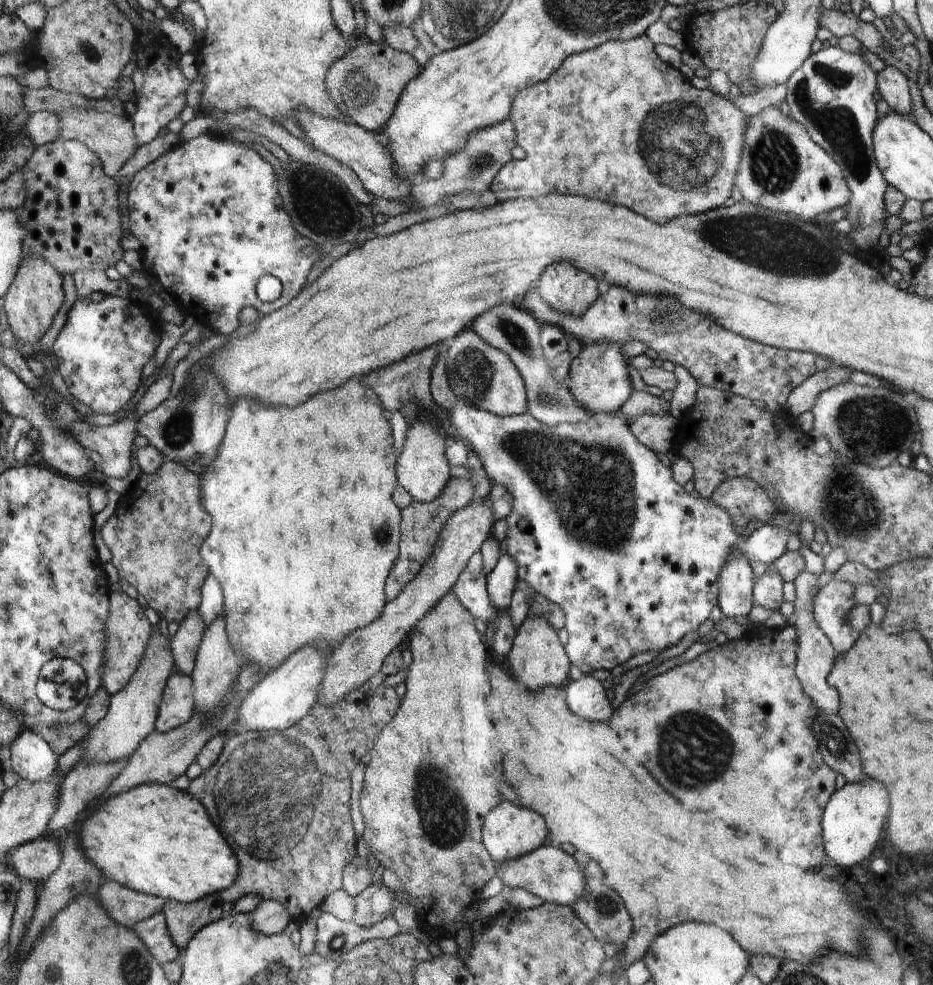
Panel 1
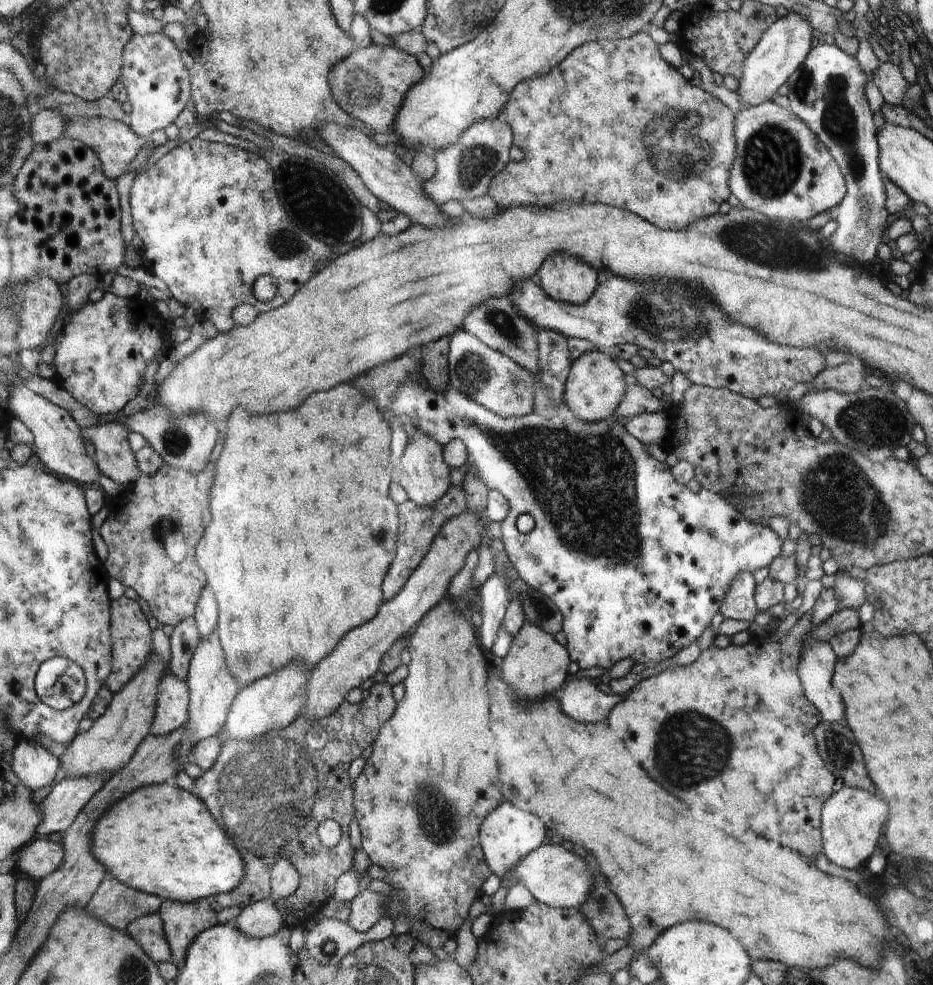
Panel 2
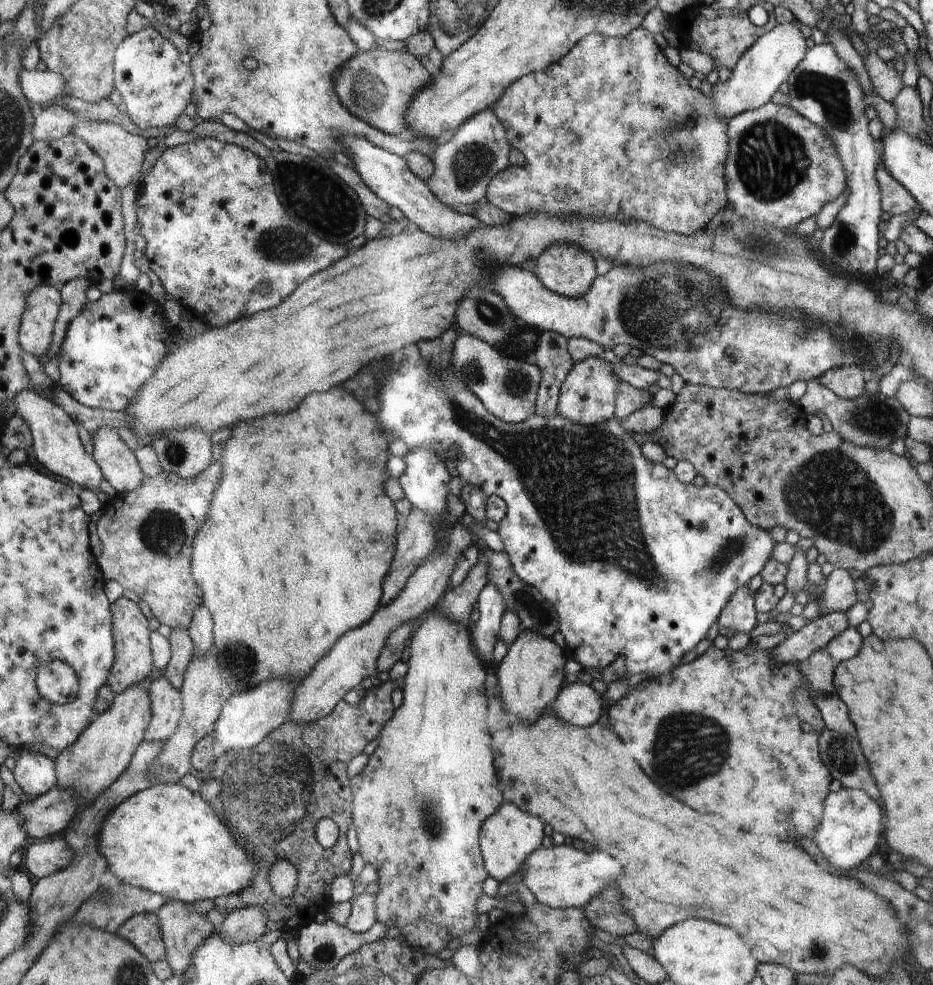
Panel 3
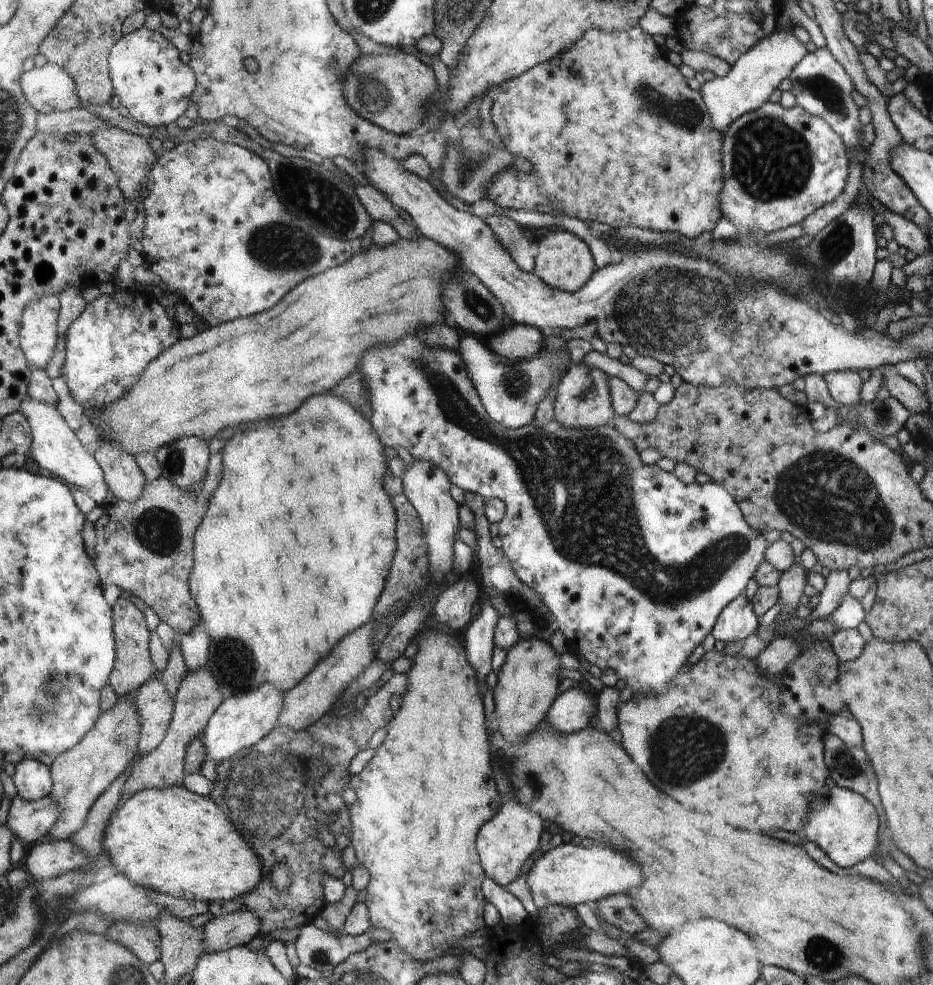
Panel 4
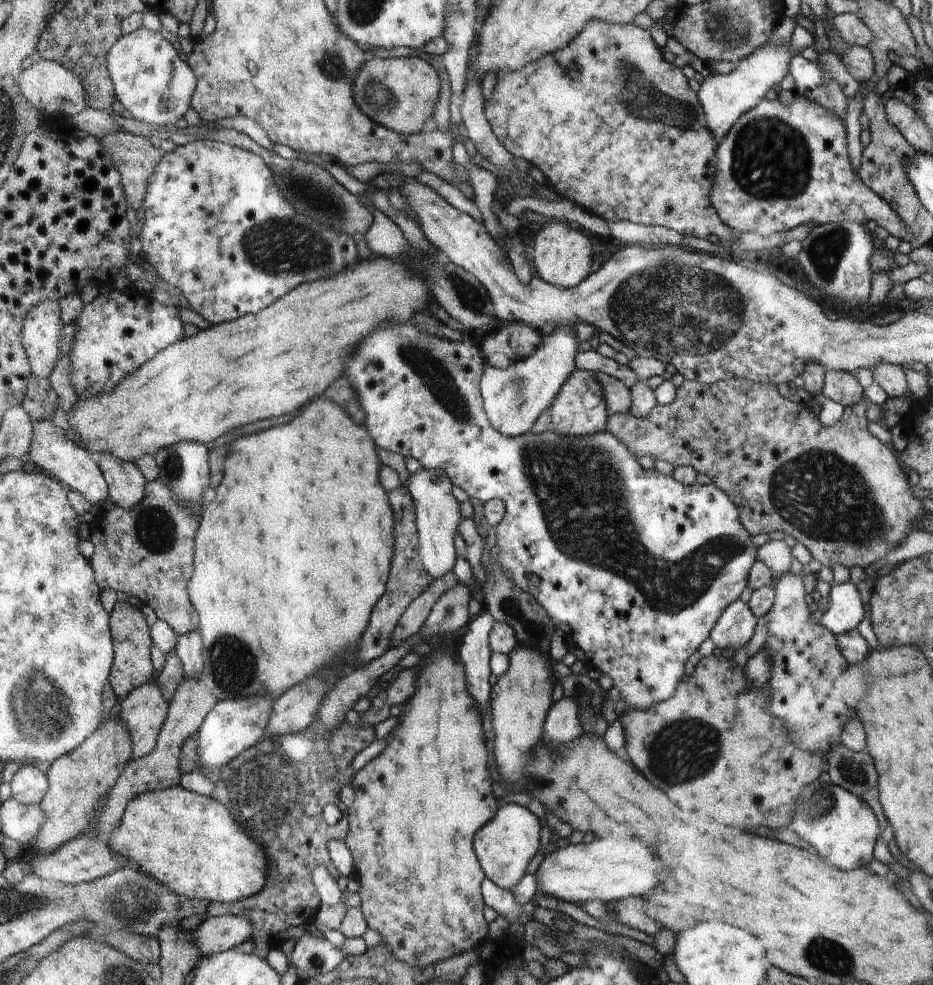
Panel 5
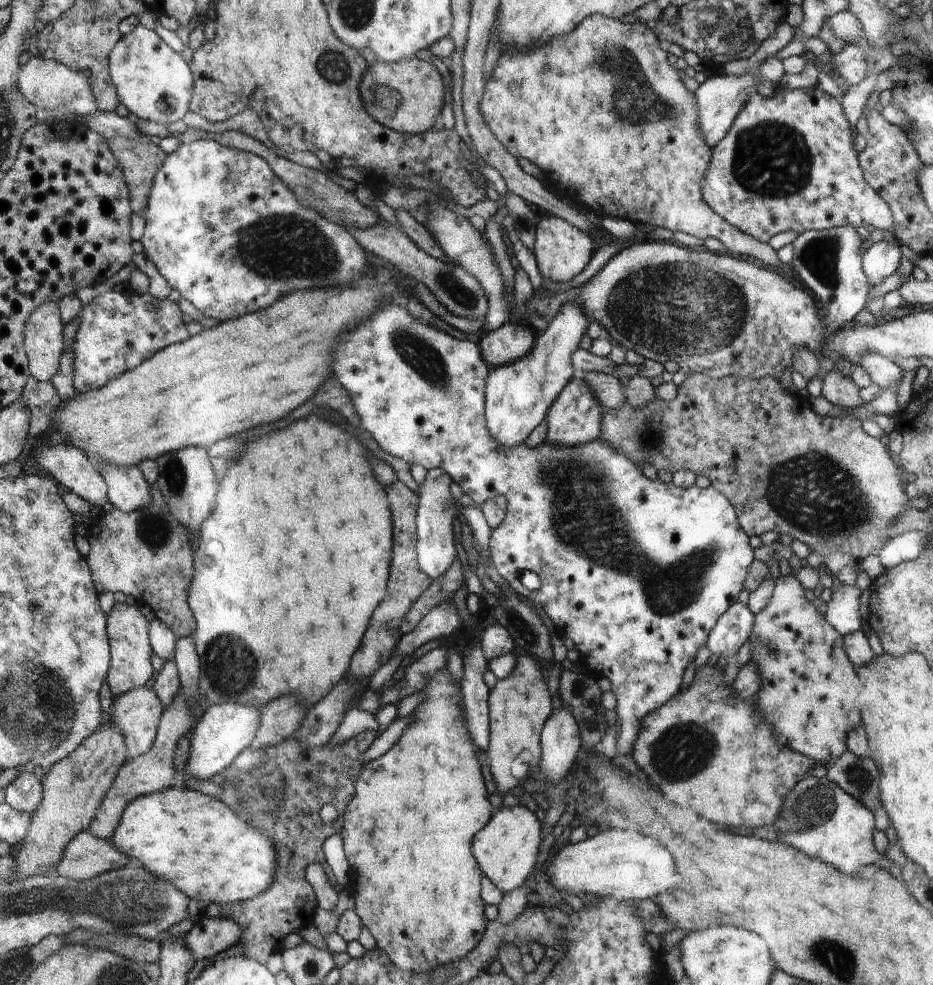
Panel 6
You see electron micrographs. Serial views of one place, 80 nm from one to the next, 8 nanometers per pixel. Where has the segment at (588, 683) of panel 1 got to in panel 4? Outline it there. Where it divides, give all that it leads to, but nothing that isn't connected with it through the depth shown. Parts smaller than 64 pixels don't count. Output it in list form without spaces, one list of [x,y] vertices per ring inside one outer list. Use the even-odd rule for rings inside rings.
[[[580,688],[569,689],[558,696],[556,703],[545,717],[545,723],[550,722],[562,734],[586,728],[594,718],[594,714],[597,714],[597,700],[594,700],[594,694],[593,691],[588,694]]]

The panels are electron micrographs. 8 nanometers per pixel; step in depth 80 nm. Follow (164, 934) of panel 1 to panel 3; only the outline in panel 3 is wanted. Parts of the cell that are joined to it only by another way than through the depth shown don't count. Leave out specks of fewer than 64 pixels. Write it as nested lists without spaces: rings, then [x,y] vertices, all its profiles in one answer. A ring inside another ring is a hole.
[[[141,913],[126,922],[119,936],[130,940],[150,962],[167,961],[166,942],[158,913]]]

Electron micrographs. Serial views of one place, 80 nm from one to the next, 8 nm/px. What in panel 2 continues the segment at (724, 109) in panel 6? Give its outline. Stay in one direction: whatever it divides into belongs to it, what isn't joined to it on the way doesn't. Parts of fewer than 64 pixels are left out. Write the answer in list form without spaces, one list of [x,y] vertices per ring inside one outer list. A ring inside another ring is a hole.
[[[788,12],[783,18],[778,18],[761,37],[760,43],[750,52],[745,61],[745,69],[738,81],[736,94],[746,102],[749,107],[755,107],[771,101],[779,88],[789,81],[790,76],[809,57],[812,51],[813,26],[805,17],[796,12]]]

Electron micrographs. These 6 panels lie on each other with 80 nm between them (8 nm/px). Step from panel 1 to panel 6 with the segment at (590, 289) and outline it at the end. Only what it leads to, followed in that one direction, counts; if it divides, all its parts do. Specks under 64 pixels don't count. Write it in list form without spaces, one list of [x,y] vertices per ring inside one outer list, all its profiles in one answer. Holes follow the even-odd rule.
[[[546,214],[540,218],[535,233],[534,256],[543,278],[554,282],[570,282],[574,276],[579,276],[590,263],[592,256],[592,238],[580,229],[570,225],[561,217]]]

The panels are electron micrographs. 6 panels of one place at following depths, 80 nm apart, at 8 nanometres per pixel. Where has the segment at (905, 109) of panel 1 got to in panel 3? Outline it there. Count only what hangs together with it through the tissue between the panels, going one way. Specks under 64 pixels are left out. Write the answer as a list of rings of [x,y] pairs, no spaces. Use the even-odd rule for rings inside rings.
[[[870,53],[864,60],[865,68],[869,74],[870,81],[873,82],[875,93],[885,101],[892,103],[892,100],[904,88],[903,76],[898,74],[889,62],[883,61],[876,54]]]

